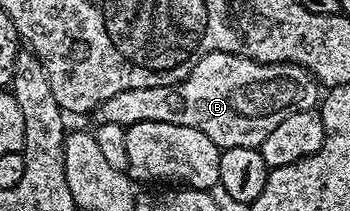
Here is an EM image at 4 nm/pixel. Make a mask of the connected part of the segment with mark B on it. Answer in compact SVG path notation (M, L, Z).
M214 52L202 56L198 64L184 77L181 82L173 86L159 86L158 88L130 88L126 92L118 92L118 96L110 96L101 106L94 111L97 123L109 122L122 124L125 128L143 122L161 122L162 124L182 124L186 128L198 128L221 151L238 148L259 147L266 136L286 116L294 116L294 112L306 112L317 109L322 98L322 87L316 77L306 68L289 62L255 62L244 57L240 52Z

